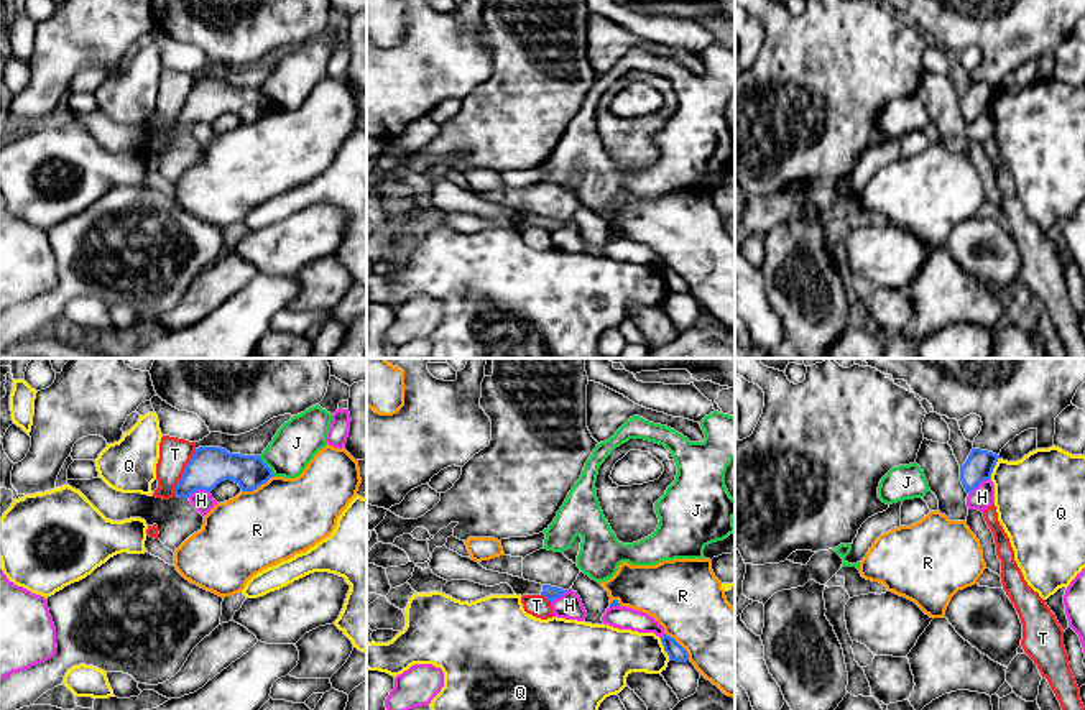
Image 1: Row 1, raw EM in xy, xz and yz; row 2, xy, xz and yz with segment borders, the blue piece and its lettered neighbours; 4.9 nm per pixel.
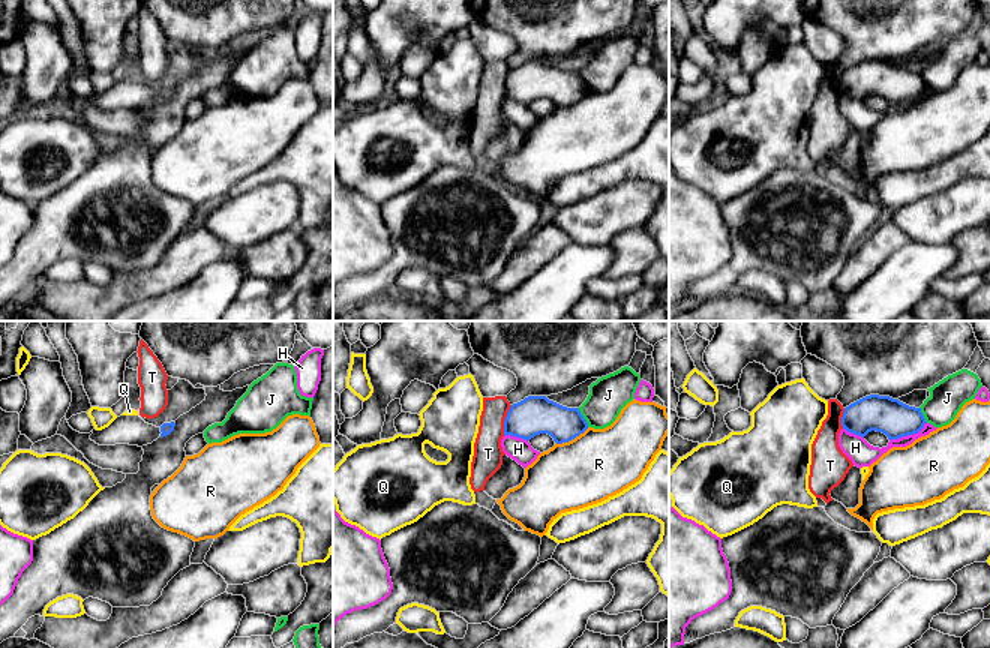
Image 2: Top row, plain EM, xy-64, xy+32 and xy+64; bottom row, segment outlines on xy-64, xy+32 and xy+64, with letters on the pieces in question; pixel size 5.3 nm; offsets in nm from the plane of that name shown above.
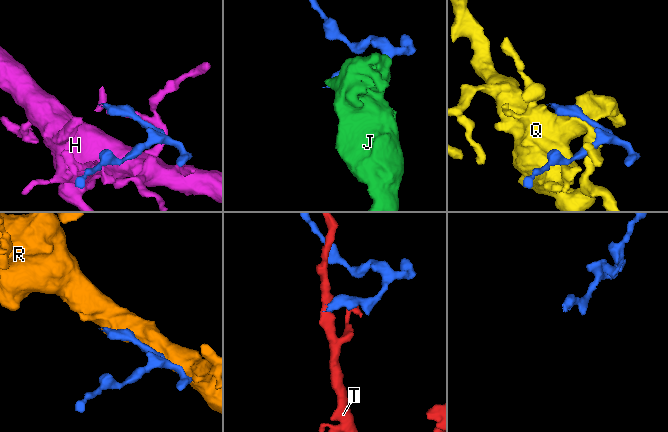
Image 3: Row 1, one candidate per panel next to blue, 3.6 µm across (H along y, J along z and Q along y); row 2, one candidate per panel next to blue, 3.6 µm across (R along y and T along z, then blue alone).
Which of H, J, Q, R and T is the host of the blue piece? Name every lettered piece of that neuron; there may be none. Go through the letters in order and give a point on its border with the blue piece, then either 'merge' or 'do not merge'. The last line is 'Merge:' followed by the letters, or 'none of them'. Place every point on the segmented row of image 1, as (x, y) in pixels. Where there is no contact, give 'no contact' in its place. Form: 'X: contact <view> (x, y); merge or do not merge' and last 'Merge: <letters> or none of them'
H: contact yz (978, 484); do not merge
J: contact xy (267, 465); do not merge
Q: contact xz (664, 648); do not merge
R: contact xy (257, 487); do not merge
T: contact xy (184, 472); do not merge
Merge: none of them

